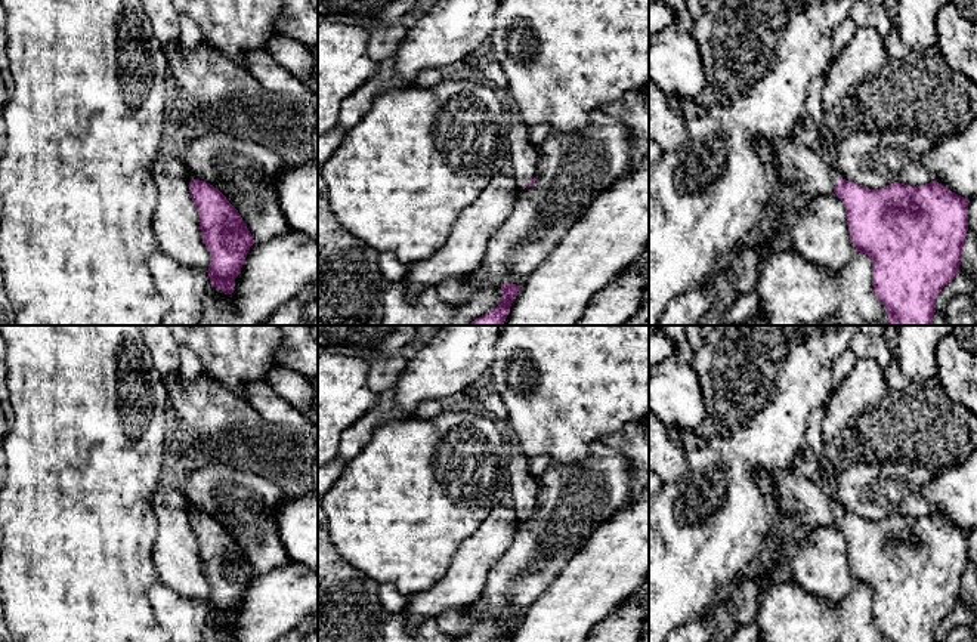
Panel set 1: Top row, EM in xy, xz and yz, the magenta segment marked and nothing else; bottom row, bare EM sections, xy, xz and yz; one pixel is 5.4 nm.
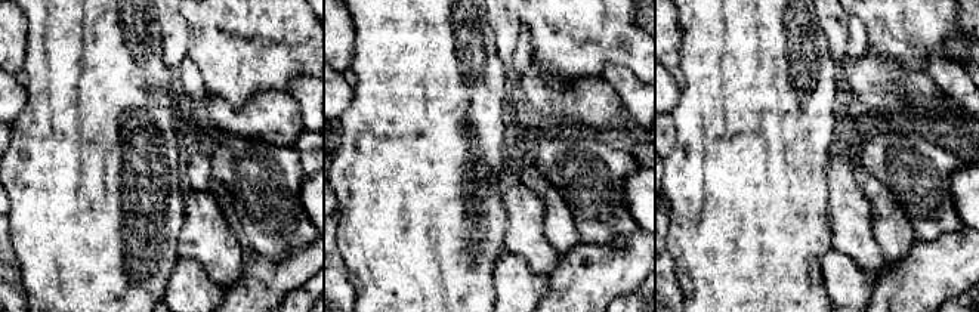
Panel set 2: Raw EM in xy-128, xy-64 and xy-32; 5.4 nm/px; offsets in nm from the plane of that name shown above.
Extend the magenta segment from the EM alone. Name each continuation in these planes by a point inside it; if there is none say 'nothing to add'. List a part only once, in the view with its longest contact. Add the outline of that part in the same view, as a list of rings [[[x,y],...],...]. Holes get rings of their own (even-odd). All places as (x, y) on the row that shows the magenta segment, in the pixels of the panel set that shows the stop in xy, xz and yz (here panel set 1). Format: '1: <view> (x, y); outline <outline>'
1: yz (810, 170); outline [[[788,138],[776,146],[761,141],[757,152],[764,163],[776,166],[780,185],[794,186],[800,198],[810,200],[829,194],[840,179],[825,151],[807,148],[795,138]]]

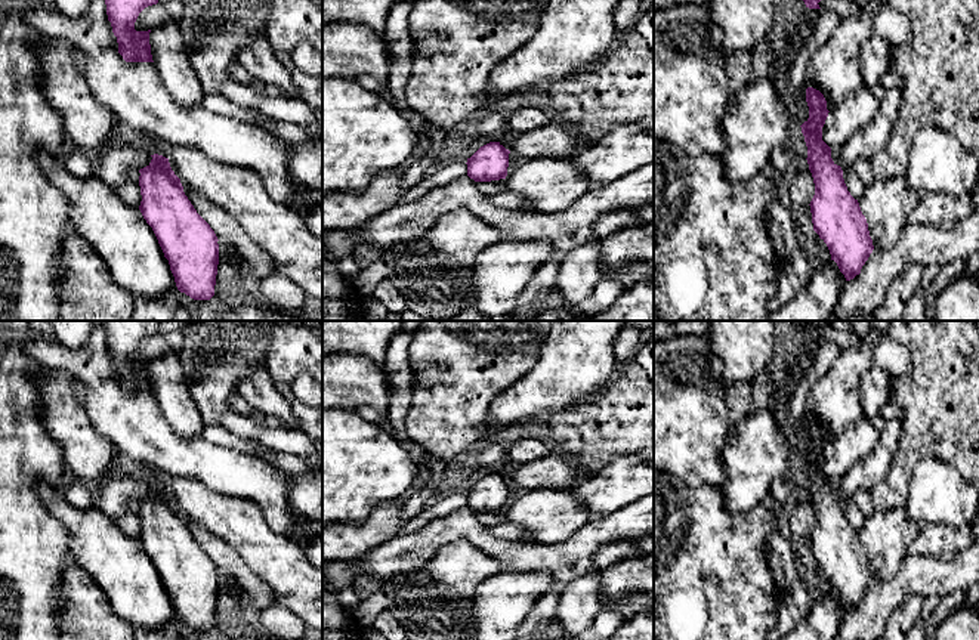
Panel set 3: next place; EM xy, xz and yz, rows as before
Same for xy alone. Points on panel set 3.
nothing to add

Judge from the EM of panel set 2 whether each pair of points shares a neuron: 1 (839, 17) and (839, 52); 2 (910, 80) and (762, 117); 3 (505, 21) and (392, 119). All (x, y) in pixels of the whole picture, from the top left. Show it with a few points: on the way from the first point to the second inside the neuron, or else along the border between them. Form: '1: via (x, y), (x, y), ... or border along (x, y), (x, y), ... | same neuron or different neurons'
1: via (839, 25), (839, 43) | same neuron
2: border along (837, 67), (842, 82) | different neurons
3: border along (487, 15), (496, 40), (496, 53), (503, 62) | different neurons

